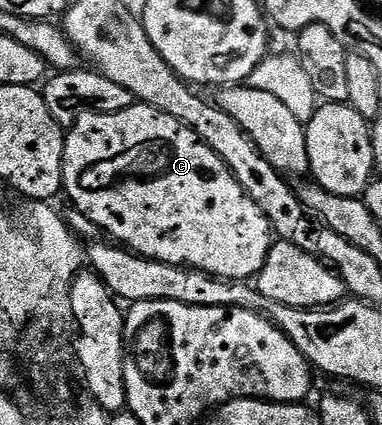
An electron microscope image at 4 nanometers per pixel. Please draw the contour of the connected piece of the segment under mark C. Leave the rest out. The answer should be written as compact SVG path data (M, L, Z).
M134 103L126 111L118 111L110 115L82 115L78 123L73 125L70 132L64 138L64 187L63 192L73 201L79 212L86 214L101 231L108 233L113 242L127 247L131 252L140 254L141 257L149 257L151 261L161 261L171 265L182 265L193 269L201 269L209 273L211 277L221 277L223 281L248 281L255 278L262 271L266 263L268 253L274 244L272 224L266 219L266 215L254 203L254 199L248 197L248 192L238 183L236 176L228 170L228 165L223 159L207 145L189 125L182 124L178 119L166 115L161 109L153 105Z

